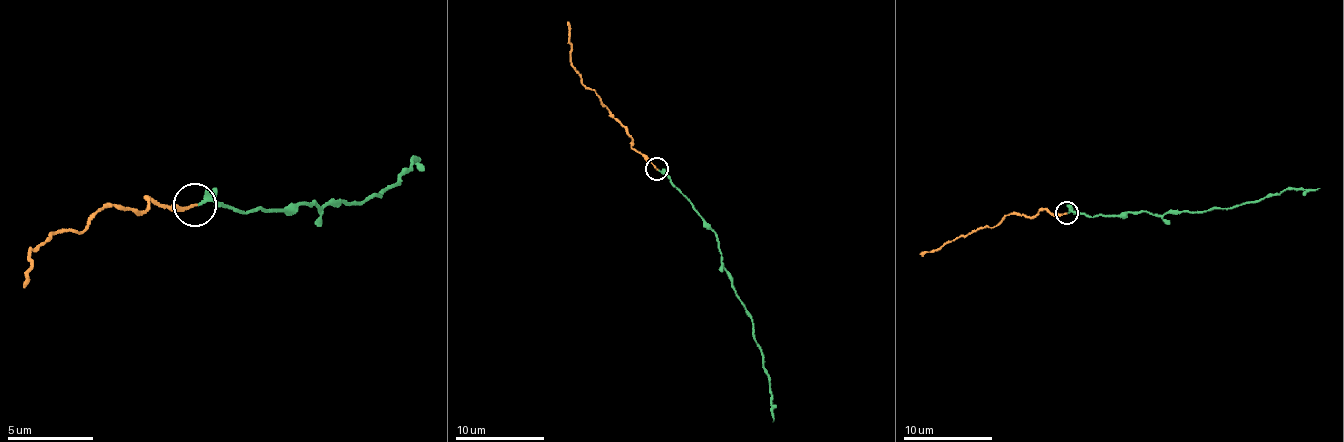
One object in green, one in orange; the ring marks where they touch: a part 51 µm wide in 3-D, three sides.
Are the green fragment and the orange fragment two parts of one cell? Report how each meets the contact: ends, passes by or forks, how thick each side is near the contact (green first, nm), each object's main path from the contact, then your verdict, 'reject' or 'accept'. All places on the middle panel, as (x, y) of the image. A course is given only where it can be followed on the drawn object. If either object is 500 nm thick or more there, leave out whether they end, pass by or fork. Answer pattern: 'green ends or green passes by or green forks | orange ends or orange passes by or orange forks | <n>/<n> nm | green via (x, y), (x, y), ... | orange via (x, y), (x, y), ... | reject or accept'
green passes by | orange ends | 180/130 nm | green via (658, 169), (716, 236), (723, 265), (752, 321), (752, 334), (770, 379), (772, 421) | orange via (656, 169), (631, 147), (627, 129), (585, 84), (571, 64), (567, 22) | accept

